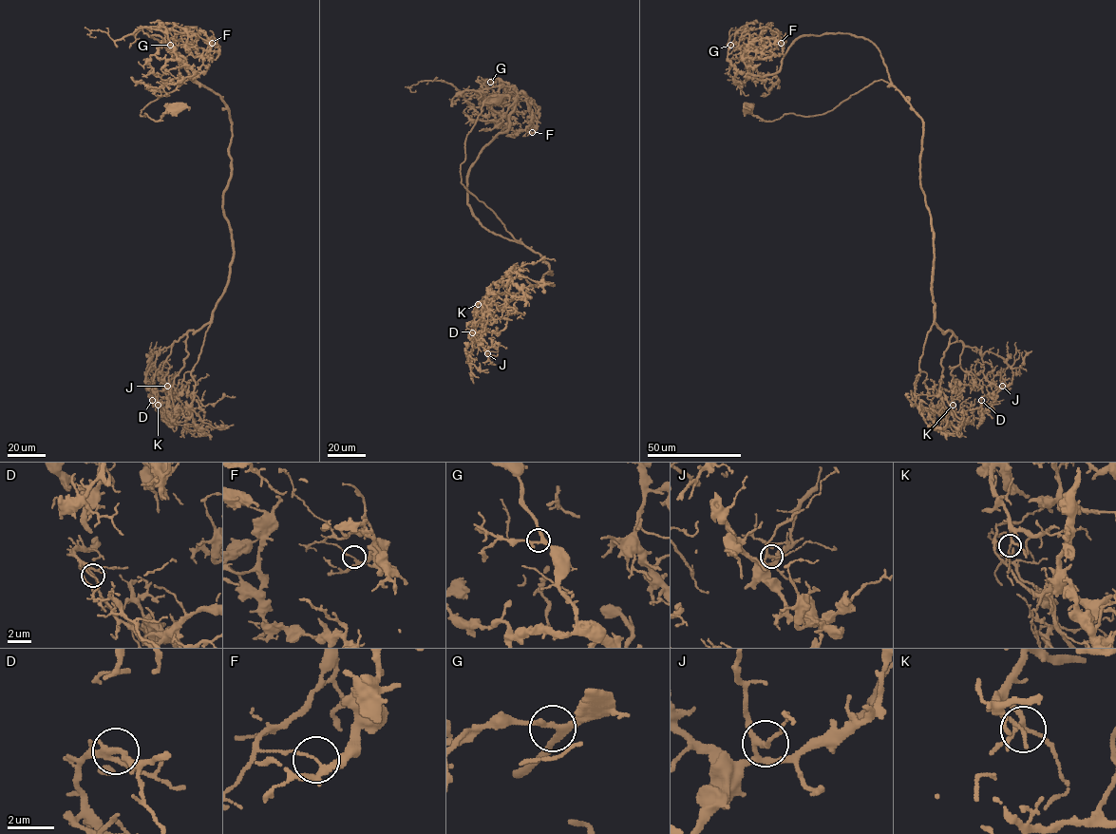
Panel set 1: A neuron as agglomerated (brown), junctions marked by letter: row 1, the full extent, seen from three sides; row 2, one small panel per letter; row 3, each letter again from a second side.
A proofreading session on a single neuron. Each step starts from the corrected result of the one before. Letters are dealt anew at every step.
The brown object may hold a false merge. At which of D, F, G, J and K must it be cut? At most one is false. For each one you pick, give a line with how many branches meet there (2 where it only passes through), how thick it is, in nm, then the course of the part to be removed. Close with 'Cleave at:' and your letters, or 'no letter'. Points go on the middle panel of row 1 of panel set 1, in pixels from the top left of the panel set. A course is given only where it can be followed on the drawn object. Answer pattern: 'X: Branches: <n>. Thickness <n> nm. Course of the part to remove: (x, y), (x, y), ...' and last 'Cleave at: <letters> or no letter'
F: Branches: 3. Thickness 140 nm. Course of the part to remove: (532, 132), (527, 130), (536, 108), (527, 100), (471, 97), (441, 81), (419, 82), (410, 85), (415, 90)
Cleave at: F

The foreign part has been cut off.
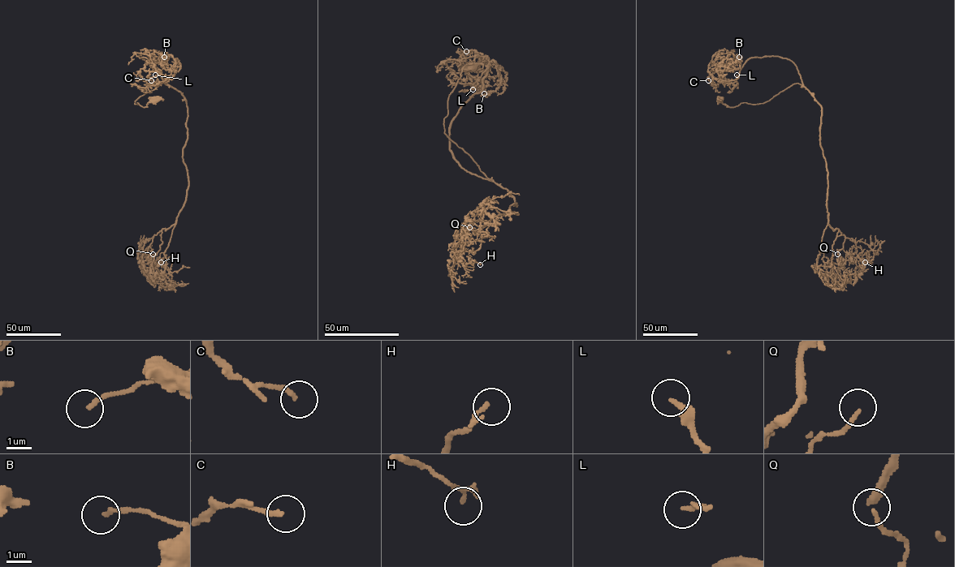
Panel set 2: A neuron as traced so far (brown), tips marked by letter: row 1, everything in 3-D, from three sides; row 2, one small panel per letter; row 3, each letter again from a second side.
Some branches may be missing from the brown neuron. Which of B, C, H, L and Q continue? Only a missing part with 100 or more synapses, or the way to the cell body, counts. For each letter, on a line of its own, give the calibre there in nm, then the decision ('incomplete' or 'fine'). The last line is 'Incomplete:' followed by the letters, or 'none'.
B: 170 nm | fine
C: 200 nm | fine
H: 100 nm | fine
L: 200 nm | incomplete
Q: 150 nm | fine
Incomplete: L

